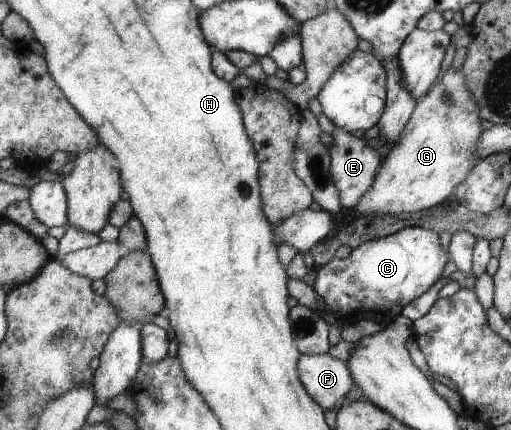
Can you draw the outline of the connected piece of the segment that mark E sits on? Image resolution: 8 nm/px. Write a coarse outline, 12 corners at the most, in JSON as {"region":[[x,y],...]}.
{"region":[[334,126],[329,174],[343,208],[375,180],[382,156]]}

